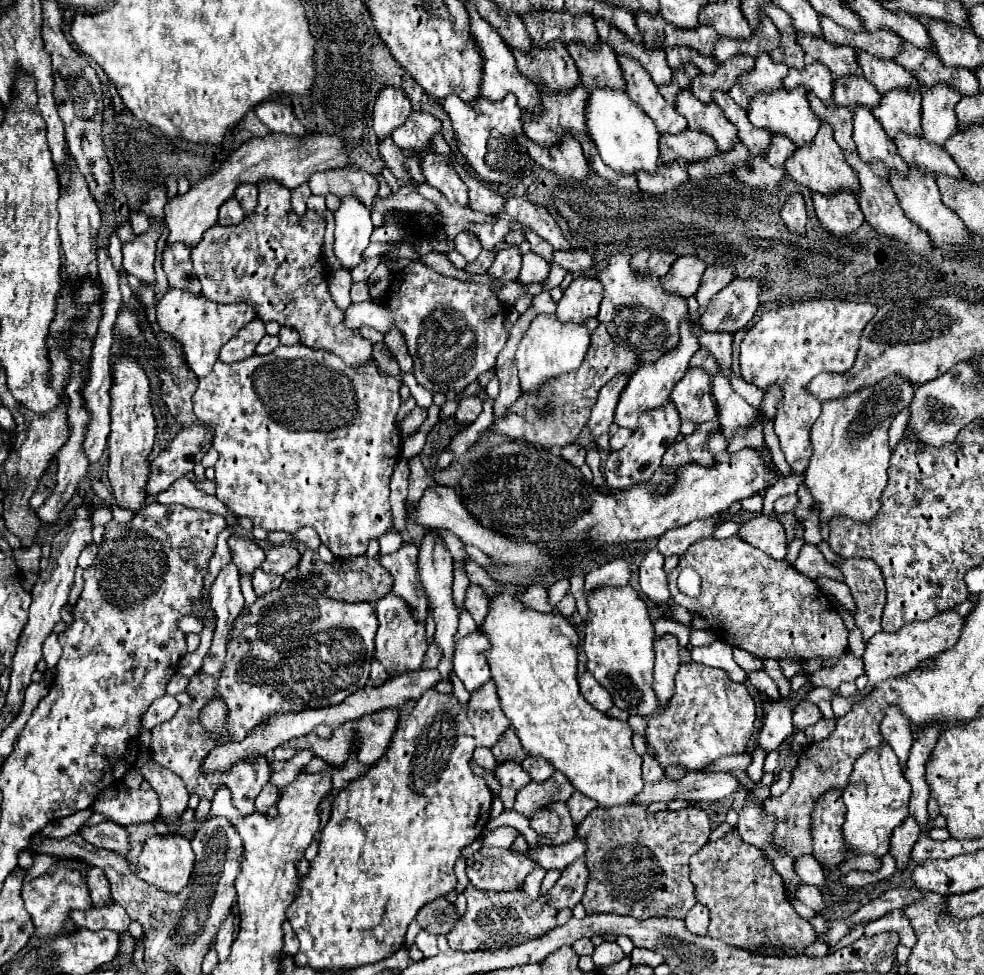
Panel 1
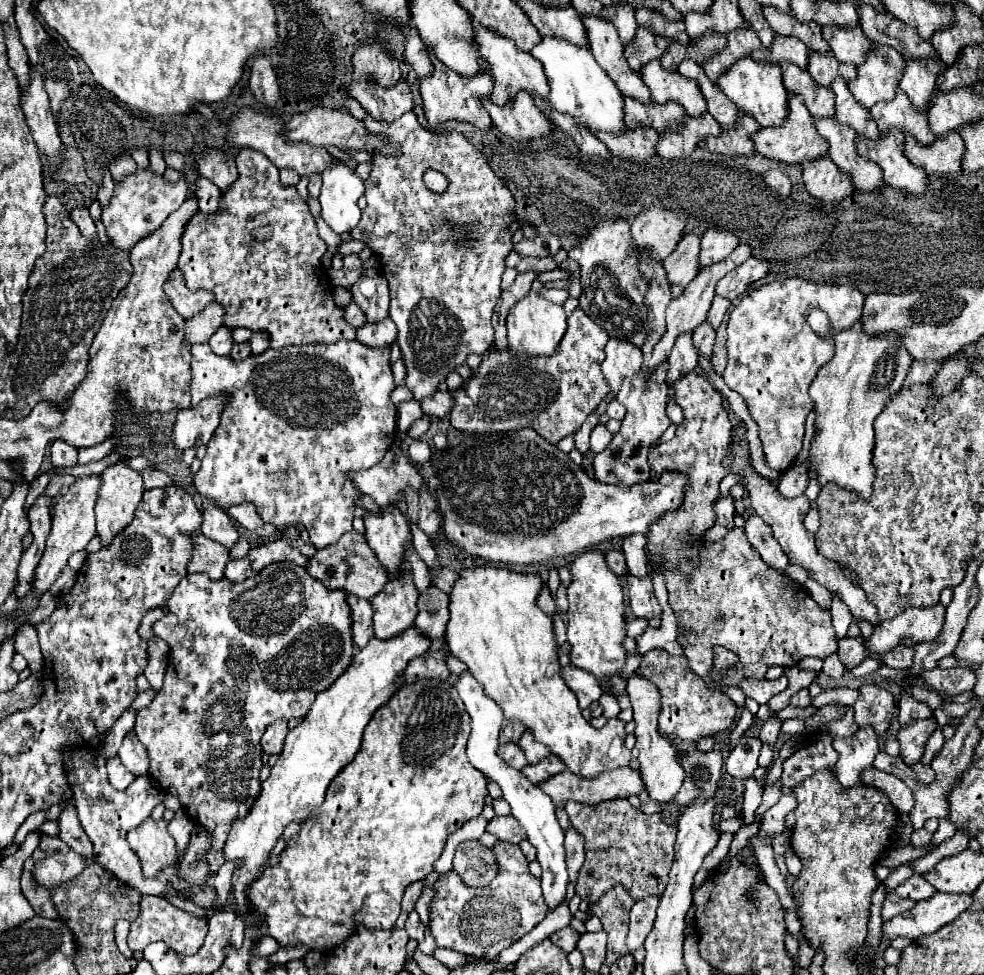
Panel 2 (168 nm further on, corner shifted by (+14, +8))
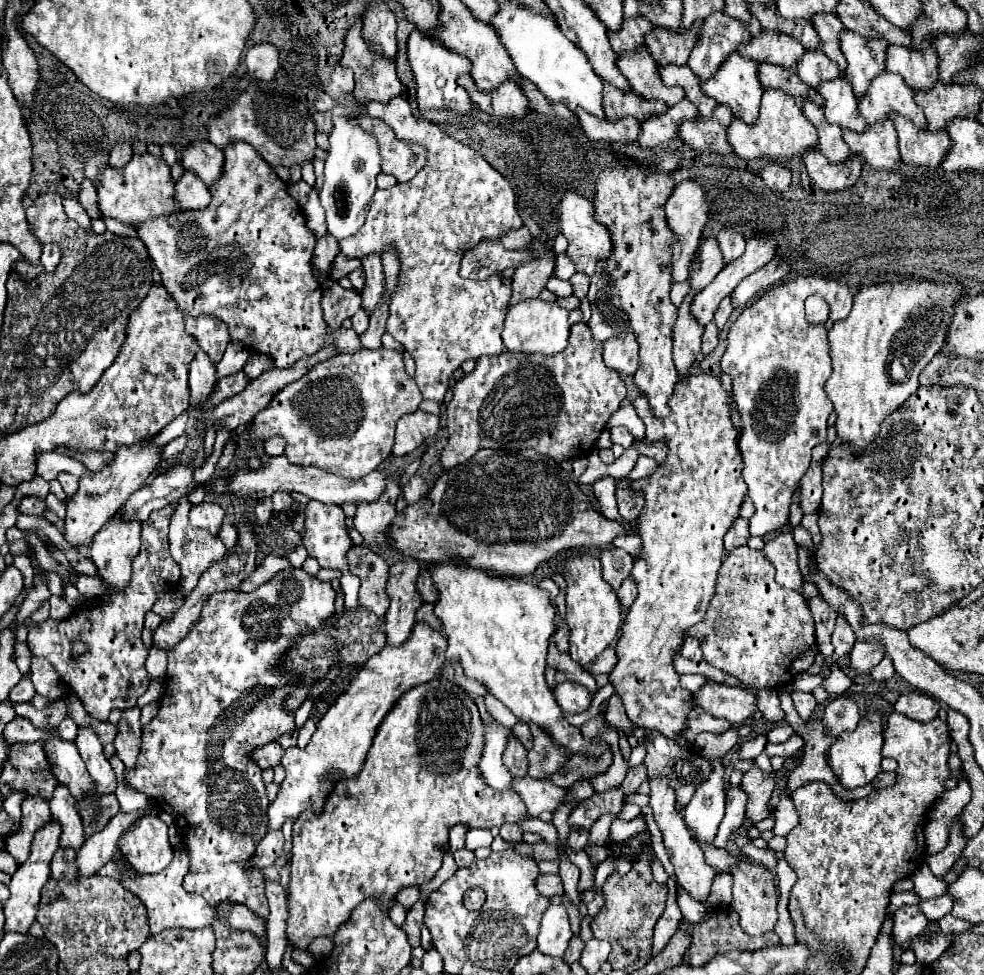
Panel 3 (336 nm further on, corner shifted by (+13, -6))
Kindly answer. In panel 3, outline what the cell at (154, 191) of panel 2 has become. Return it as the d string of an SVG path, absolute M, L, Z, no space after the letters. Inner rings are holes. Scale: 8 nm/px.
M149 153L133 155L133 159L121 171L107 165L93 183L97 187L97 205L101 213L125 225L135 225L157 215L171 215L179 211L173 199L175 181L171 177L171 167L163 161L163 157L153 157Z

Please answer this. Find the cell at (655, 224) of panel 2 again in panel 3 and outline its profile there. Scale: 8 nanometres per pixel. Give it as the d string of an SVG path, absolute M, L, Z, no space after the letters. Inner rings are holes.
M685 179L681 181L673 195L669 197L667 205L665 205L665 213L667 213L667 225L669 229L677 235L677 243L673 245L673 275L681 275L679 281L685 281L685 275L689 275L689 259L693 255L693 251L697 249L697 243L701 239L701 231L709 219L709 205L707 205L707 199L705 199L705 191L699 183L691 181L691 179Z

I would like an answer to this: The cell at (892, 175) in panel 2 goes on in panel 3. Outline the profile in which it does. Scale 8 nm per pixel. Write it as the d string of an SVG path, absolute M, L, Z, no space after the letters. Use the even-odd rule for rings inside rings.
M891 119L873 123L861 133L843 129L843 139L847 141L851 153L863 155L873 169L891 169L901 159L897 151L897 133Z

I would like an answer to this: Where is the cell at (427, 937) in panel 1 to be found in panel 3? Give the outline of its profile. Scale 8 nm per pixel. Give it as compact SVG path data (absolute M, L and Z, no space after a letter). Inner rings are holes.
M417 901L409 907L407 919L401 925L401 929L407 933L407 941L411 947L417 947L421 941L421 927L423 927L423 915L425 915L425 903Z

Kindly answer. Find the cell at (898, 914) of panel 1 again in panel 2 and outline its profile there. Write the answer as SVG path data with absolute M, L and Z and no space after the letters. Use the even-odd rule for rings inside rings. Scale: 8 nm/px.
M886 895L886 901L882 905L882 919L888 921L892 919L894 915L898 913L904 913L906 909L910 909L914 905L912 899L902 899L902 897L896 897L896 895Z

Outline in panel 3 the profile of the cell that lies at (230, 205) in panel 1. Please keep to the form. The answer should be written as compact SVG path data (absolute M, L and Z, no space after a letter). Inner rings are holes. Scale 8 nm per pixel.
M185 171L185 175L175 183L175 201L179 203L181 211L193 211L207 207L211 193L207 185L193 173Z

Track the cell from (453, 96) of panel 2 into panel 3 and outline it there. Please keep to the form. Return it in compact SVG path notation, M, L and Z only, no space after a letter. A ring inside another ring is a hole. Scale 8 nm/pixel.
M413 29L409 39L407 39L407 59L413 71L413 81L417 83L417 105L419 111L427 111L427 109L447 109L447 111L455 111L455 113L469 113L471 109L471 99L467 95L467 91L459 85L455 85L455 79L459 75L469 73L471 63L463 57L457 55L453 51L449 51L447 47L443 47L441 43L433 43L429 37L425 37L421 31Z

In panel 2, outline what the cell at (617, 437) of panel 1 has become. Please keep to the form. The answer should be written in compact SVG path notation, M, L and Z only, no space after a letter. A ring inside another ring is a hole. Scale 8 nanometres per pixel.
M596 425L592 429L592 433L590 433L590 449L594 453L600 453L602 449L606 449L610 441L612 441L612 433L604 425Z

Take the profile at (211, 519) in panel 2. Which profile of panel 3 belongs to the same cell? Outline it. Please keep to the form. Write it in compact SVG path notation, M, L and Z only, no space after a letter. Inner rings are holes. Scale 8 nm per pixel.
M199 503L193 505L189 511L189 521L193 527L205 529L209 533L217 533L223 523L223 509L215 503Z

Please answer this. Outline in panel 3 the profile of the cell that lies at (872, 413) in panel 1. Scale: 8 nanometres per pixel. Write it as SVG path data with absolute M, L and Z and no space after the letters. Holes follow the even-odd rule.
M907 277L897 283L859 287L853 297L851 313L843 321L837 321L829 331L833 375L825 385L837 413L837 435L849 443L853 451L863 451L871 445L879 433L879 423L919 389L919 373L947 341L947 327L951 325L951 315L955 315L955 305L961 297L961 283L931 283L927 279Z

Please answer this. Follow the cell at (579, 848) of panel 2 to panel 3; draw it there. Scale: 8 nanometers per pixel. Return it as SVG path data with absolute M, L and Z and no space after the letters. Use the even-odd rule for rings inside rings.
M571 829L569 835L567 835L567 843L569 843L569 847L575 849L575 851L581 851L581 849L585 847L587 839L589 839L589 831L583 831L583 829L581 829L581 831Z

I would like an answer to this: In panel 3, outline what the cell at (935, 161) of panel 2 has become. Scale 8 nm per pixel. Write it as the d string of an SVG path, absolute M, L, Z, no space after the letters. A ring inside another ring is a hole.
M891 111L891 121L895 123L897 139L899 139L899 153L901 159L911 165L927 165L927 167L939 167L951 139L947 131L919 131L909 119L895 115Z

